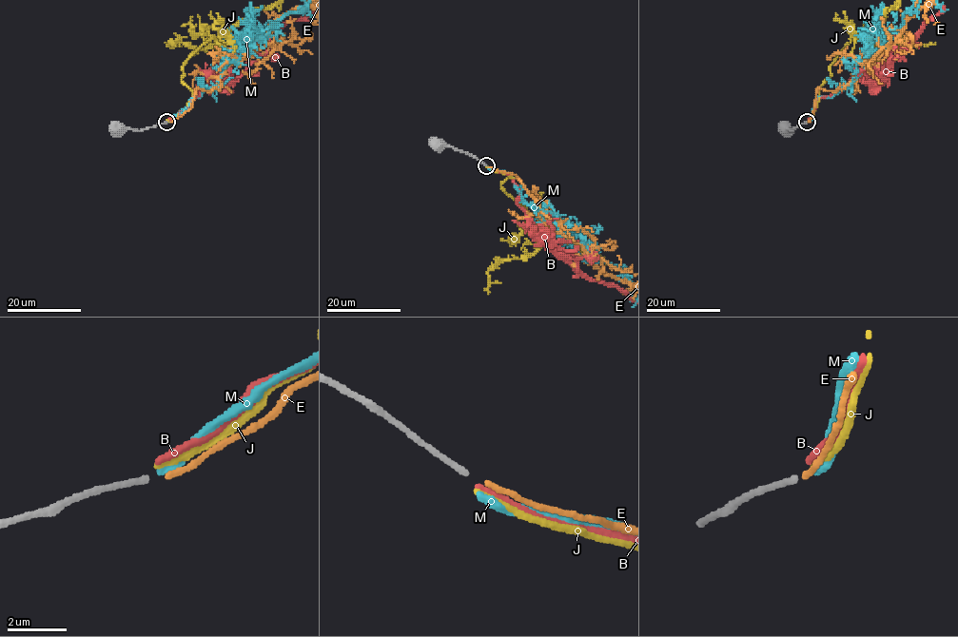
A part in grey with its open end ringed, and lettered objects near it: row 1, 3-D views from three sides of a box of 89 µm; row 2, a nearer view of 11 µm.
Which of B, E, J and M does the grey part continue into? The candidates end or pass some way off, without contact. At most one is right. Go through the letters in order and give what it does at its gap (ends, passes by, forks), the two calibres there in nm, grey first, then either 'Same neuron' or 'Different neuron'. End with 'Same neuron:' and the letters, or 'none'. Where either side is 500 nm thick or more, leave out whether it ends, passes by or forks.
B: It ends there. Thickness 190 nm (grey) against 260 nm. Different neuron
E: It ends there. Thickness 190 nm (grey) against 180 nm. Same neuron
J: It ends there. Thickness 190 nm (grey) against 200 nm. Different neuron
M: It ends there. Thickness 190 nm (grey) against 280 nm. Different neuron
Same neuron: E

